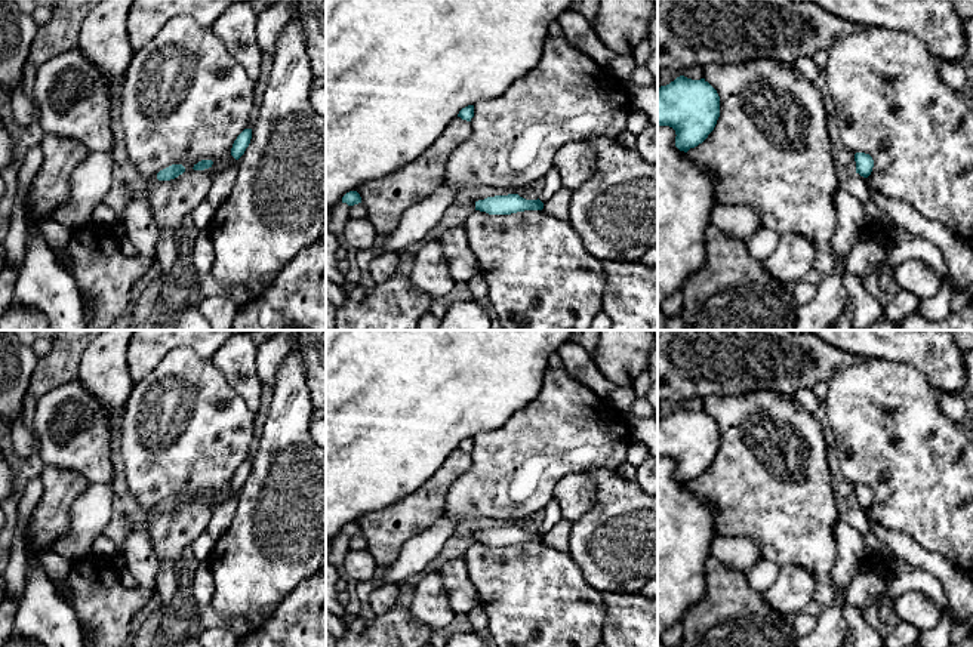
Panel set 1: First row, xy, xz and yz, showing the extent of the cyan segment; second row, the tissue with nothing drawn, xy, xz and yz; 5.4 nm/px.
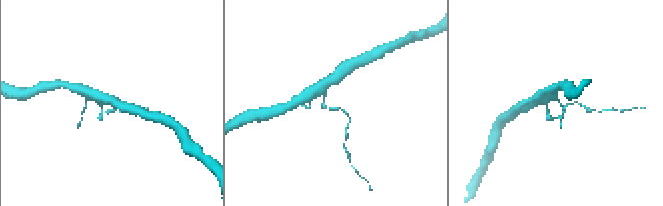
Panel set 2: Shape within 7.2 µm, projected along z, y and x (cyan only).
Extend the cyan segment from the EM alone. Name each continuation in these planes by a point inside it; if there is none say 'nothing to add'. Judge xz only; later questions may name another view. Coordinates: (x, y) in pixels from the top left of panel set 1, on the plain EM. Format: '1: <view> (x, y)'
nothing to add

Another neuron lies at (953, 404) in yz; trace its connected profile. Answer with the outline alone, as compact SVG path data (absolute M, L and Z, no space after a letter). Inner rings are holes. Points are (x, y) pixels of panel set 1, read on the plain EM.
M937 392L939 406L942 412L954 422L963 422L967 409L964 397L960 394L951 394L951 392Z

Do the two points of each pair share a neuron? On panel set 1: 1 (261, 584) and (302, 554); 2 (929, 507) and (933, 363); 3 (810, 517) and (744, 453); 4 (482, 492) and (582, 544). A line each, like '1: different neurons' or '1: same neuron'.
1: same neuron
2: different neurons
3: same neuron
4: different neurons

